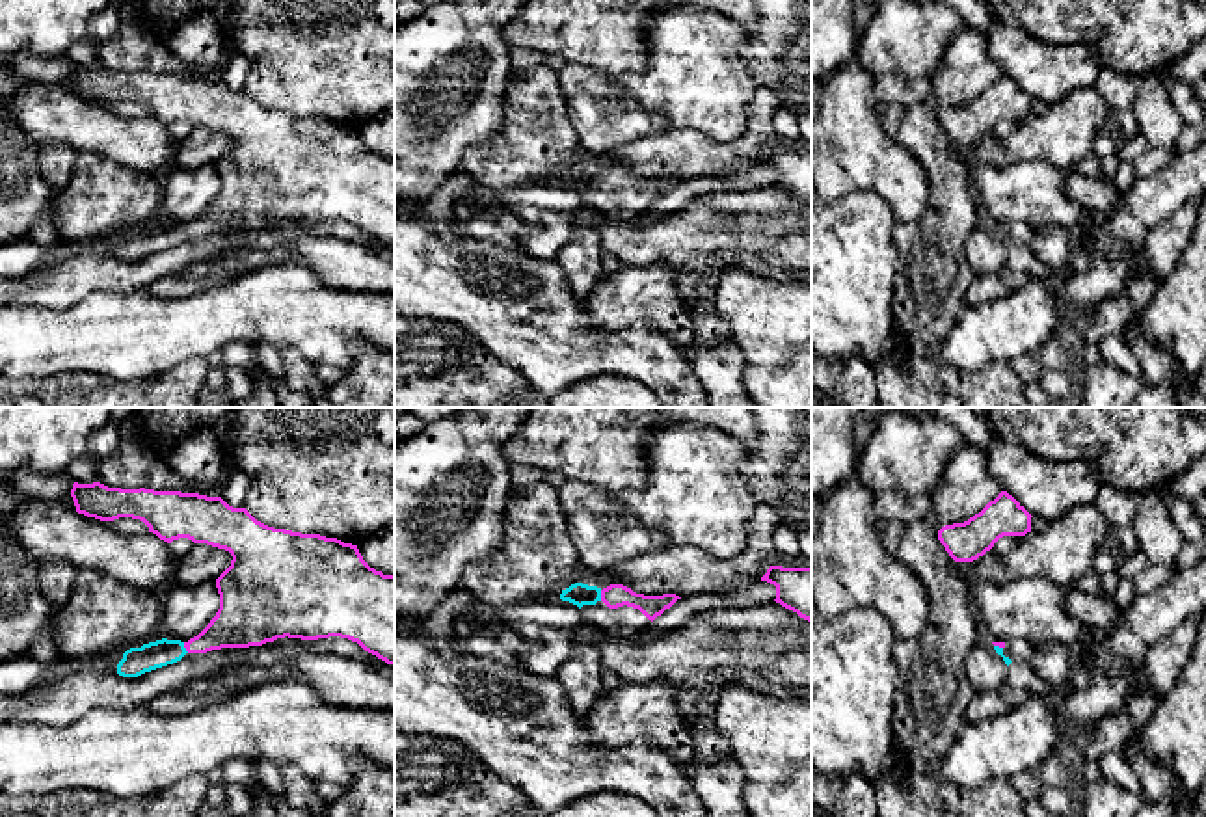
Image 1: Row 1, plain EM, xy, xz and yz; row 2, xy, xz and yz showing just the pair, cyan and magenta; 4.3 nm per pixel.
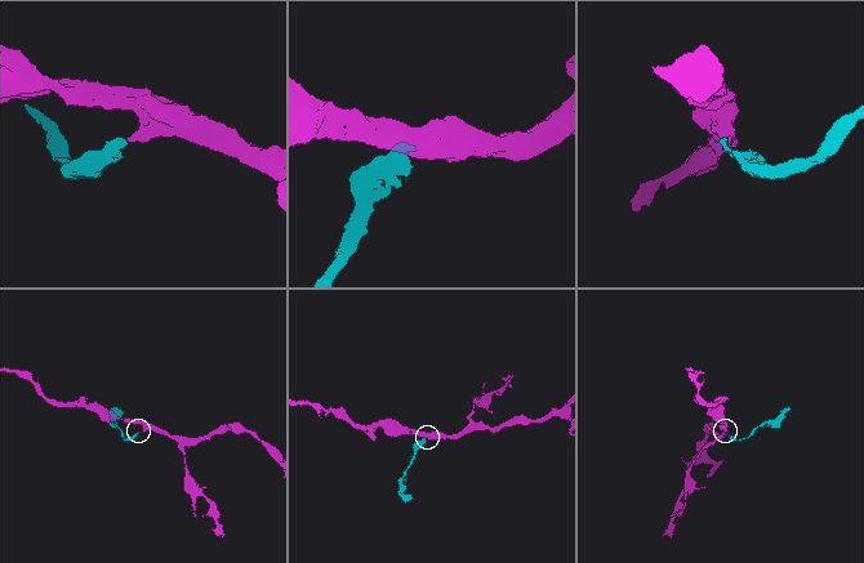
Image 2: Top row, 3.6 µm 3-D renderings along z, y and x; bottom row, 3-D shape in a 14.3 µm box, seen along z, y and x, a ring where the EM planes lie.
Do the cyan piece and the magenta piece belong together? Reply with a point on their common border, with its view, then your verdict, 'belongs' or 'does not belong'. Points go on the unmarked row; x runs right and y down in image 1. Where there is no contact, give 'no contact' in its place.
contact xy (185, 231); belongs

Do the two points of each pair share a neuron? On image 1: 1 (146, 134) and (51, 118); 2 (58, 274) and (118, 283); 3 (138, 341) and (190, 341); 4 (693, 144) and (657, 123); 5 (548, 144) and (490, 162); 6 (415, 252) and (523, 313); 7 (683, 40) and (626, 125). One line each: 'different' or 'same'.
1: same
2: same
3: same
4: different
5: same
6: same
7: different

